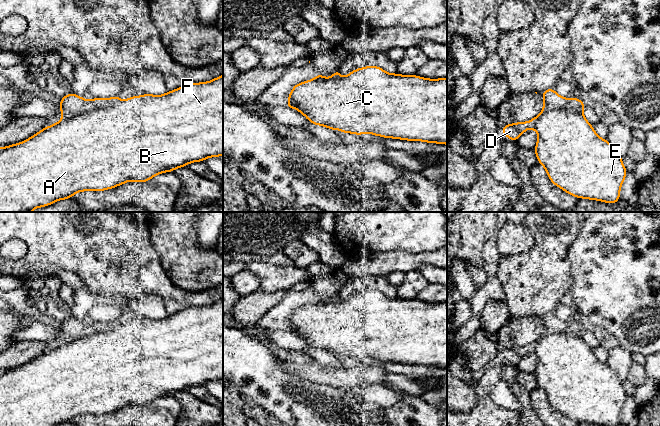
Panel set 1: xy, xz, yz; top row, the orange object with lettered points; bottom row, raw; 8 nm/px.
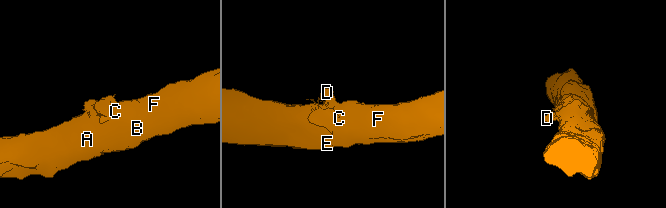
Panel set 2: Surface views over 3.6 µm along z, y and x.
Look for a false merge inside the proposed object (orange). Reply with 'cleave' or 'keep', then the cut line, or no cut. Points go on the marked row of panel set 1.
keep; no cut

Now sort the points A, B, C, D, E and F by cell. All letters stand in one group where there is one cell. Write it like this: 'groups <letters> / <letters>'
groups A B C D E F

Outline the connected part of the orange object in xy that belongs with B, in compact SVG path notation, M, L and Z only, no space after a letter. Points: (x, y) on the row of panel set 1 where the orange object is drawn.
M223 74L211 81L189 83L163 95L143 94L119 101L120 94L112 98L94 98L86 100L72 92L61 98L62 119L44 127L41 131L23 142L0 147L0 212L31 212L35 208L45 207L58 200L69 199L77 192L104 191L115 188L129 181L147 182L152 177L164 172L187 166L192 162L204 161L209 157L223 156Z

